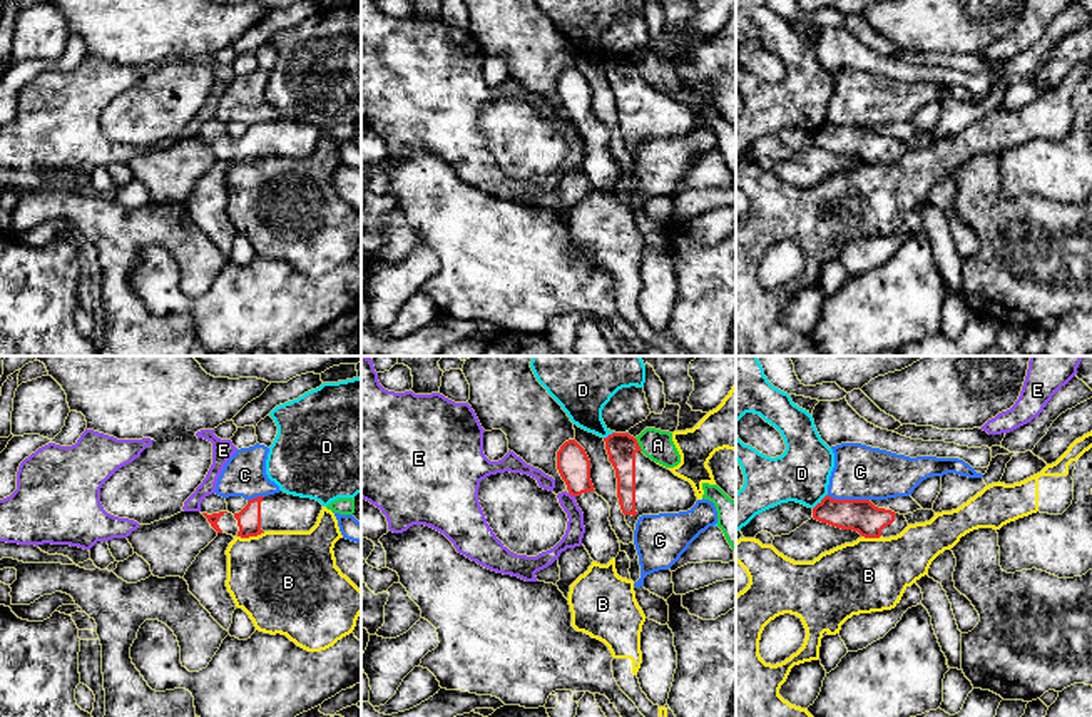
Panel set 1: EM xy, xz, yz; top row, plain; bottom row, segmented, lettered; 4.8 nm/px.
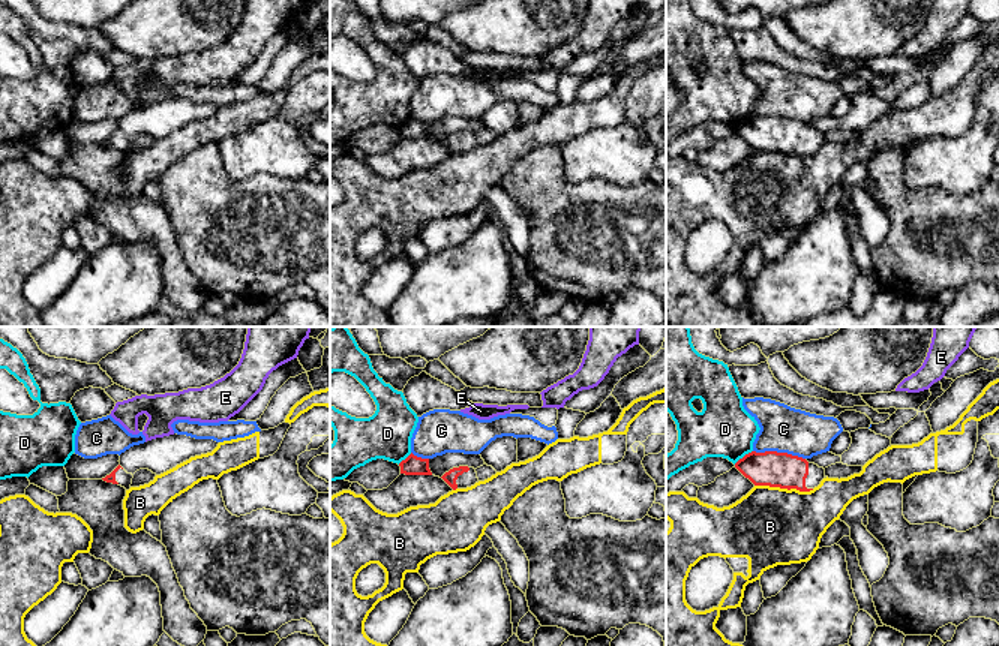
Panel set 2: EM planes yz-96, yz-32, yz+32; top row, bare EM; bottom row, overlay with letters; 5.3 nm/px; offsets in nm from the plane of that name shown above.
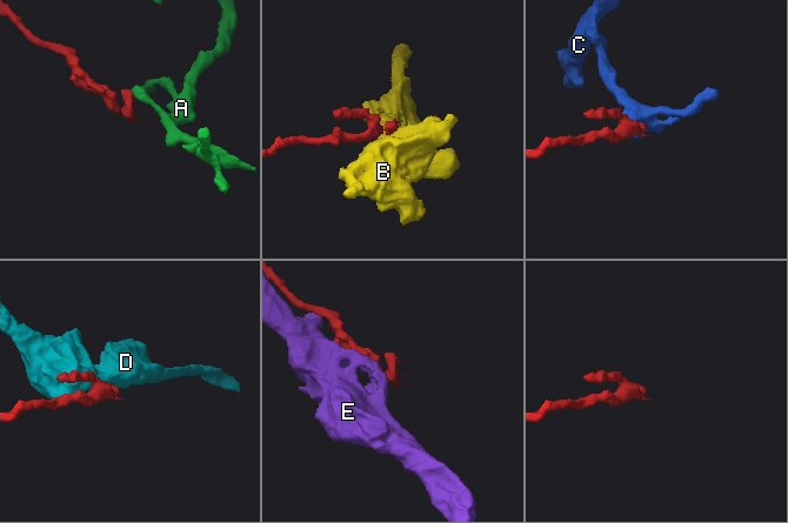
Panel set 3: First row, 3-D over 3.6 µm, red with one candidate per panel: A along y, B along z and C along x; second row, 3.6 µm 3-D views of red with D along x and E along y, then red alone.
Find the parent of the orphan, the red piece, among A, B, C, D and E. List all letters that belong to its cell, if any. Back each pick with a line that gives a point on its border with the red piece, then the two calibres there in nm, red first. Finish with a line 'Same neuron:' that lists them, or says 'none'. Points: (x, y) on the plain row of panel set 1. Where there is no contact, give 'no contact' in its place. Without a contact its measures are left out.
Same neuron: none

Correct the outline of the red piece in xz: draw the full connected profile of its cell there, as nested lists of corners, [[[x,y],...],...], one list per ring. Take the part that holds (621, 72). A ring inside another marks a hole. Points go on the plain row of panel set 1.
[[[612,58],[604,67],[615,95],[619,130],[632,157],[642,140],[679,139],[696,130],[692,110],[647,84],[634,62]]]

